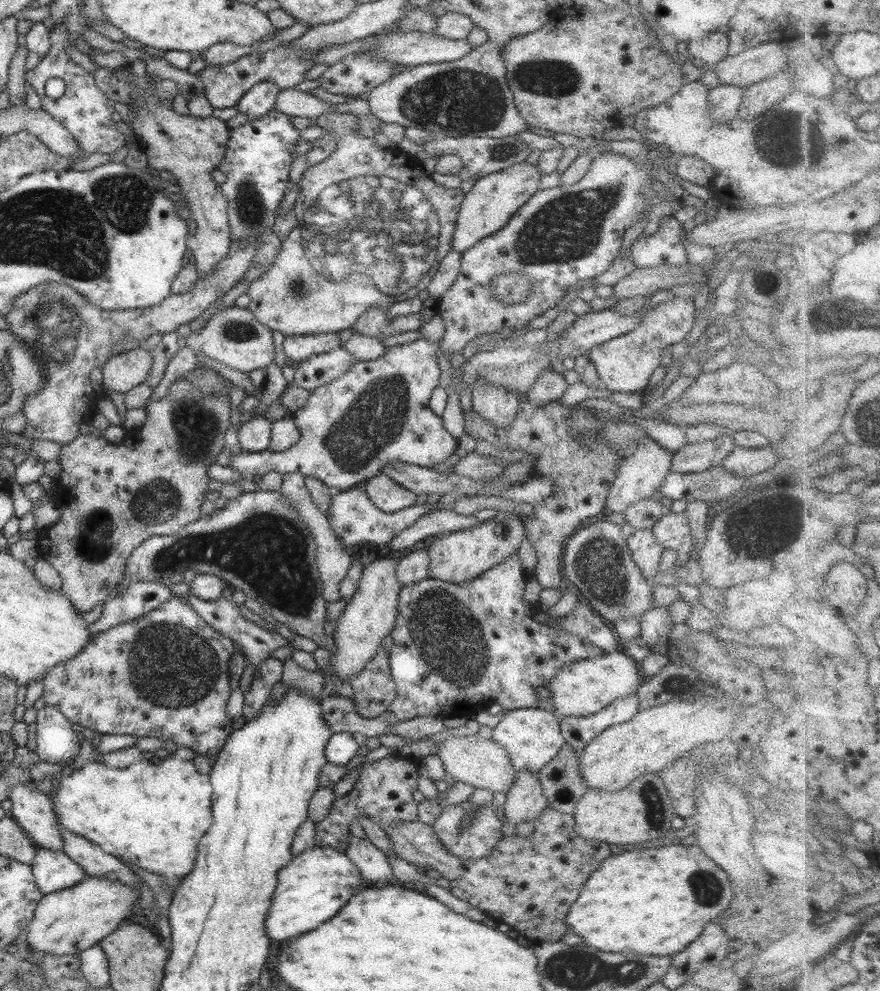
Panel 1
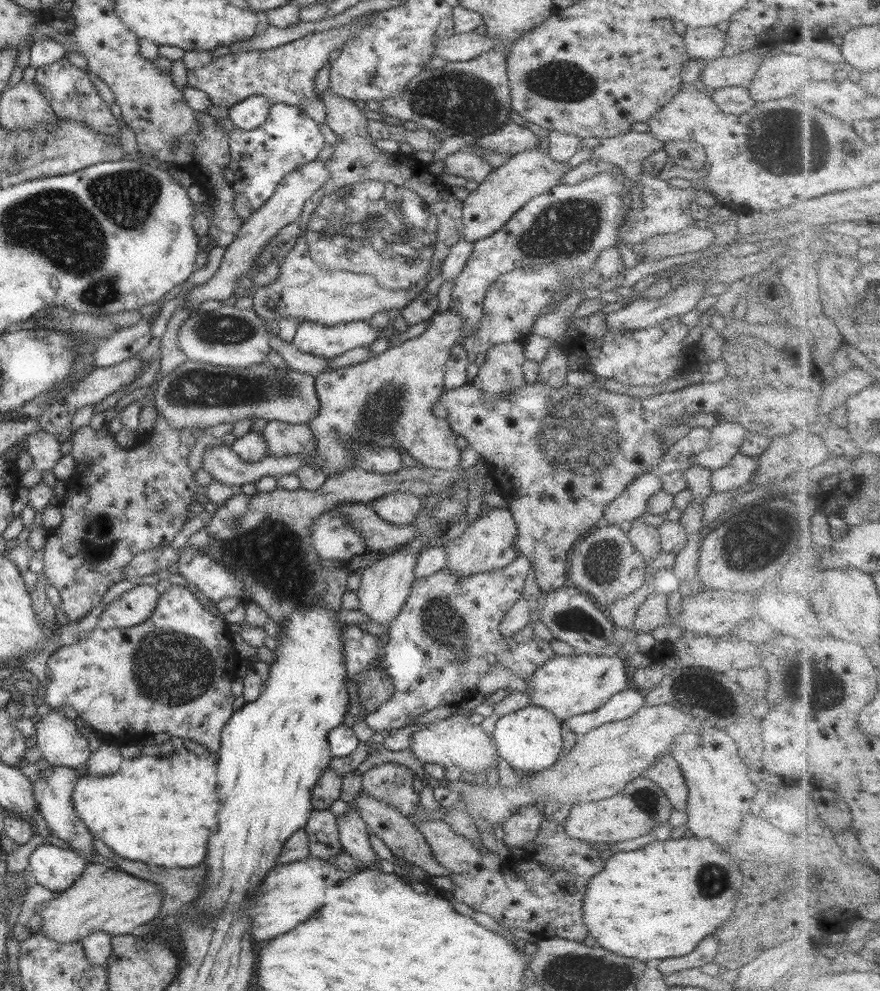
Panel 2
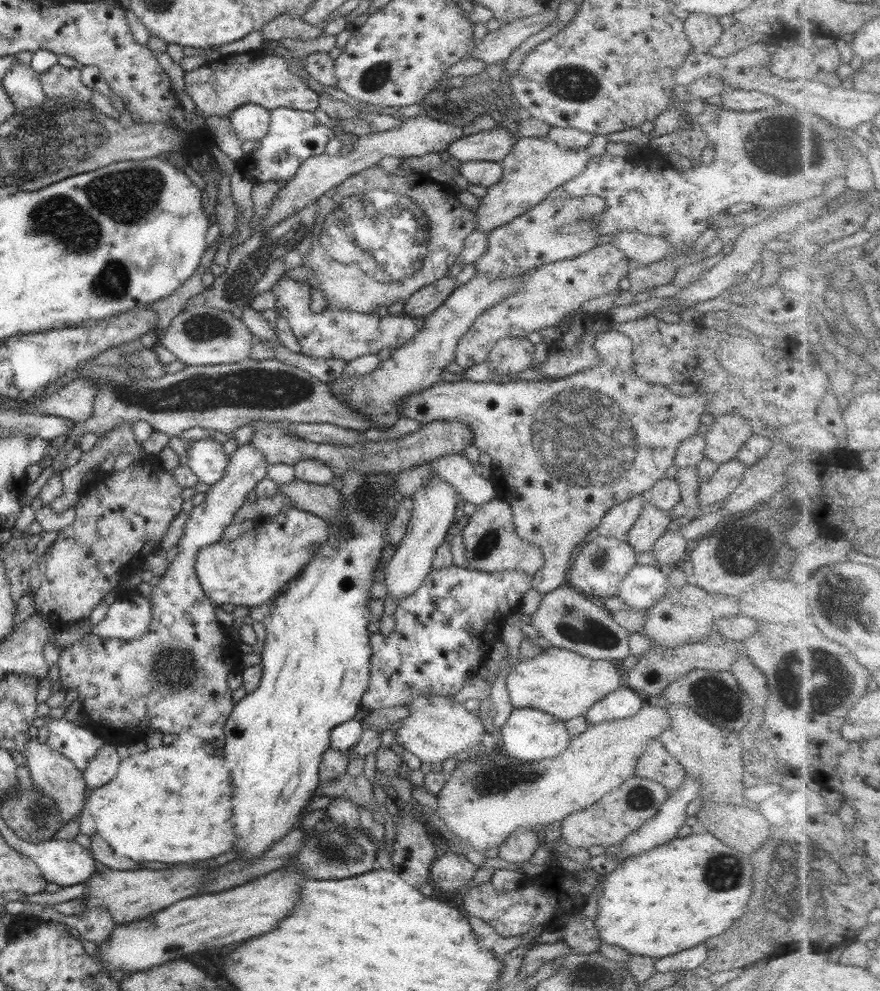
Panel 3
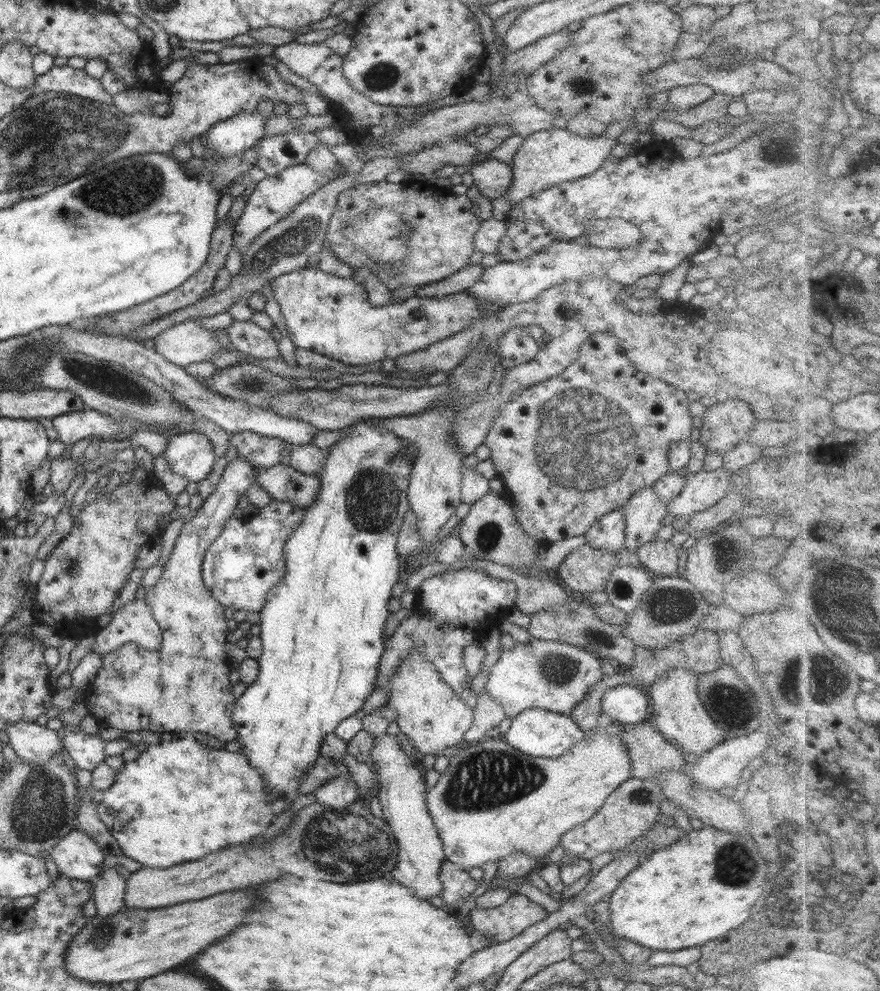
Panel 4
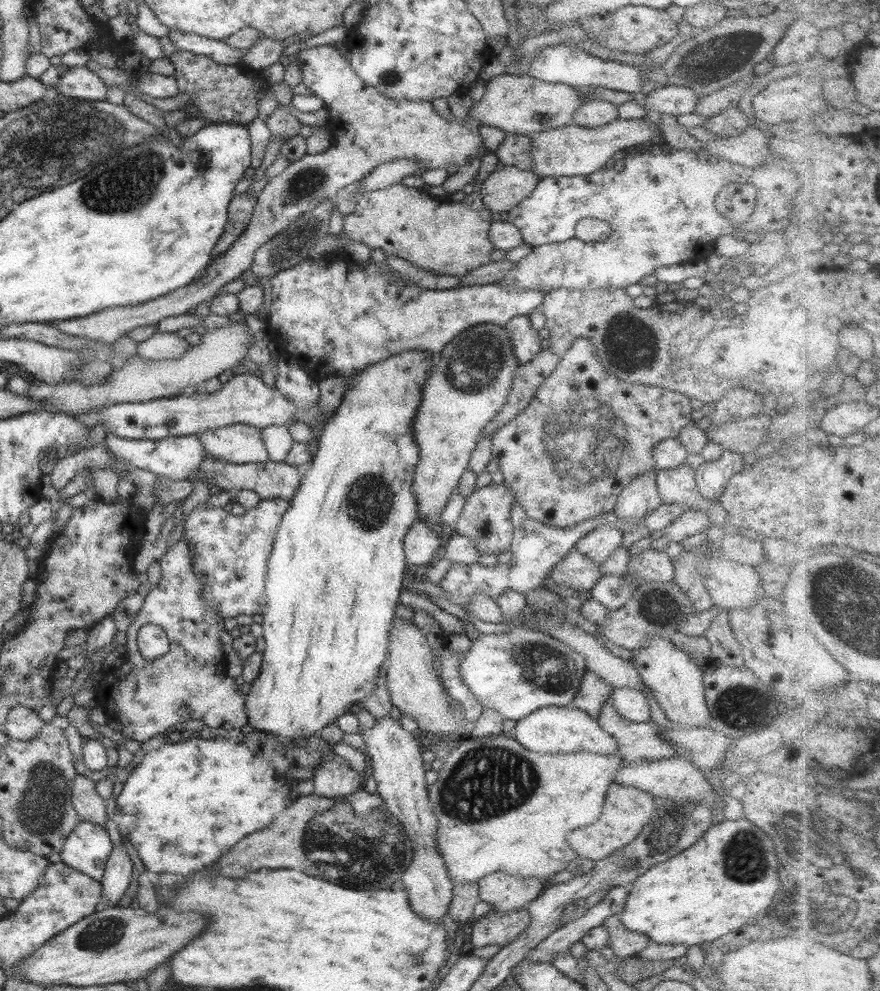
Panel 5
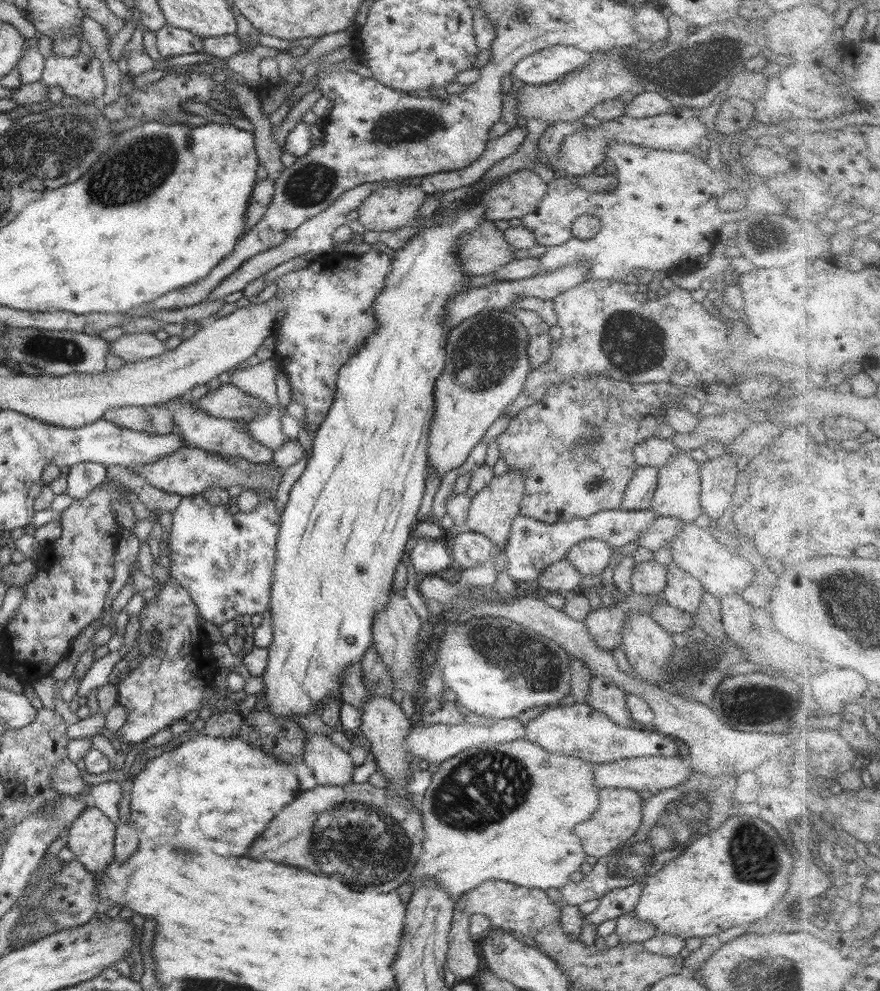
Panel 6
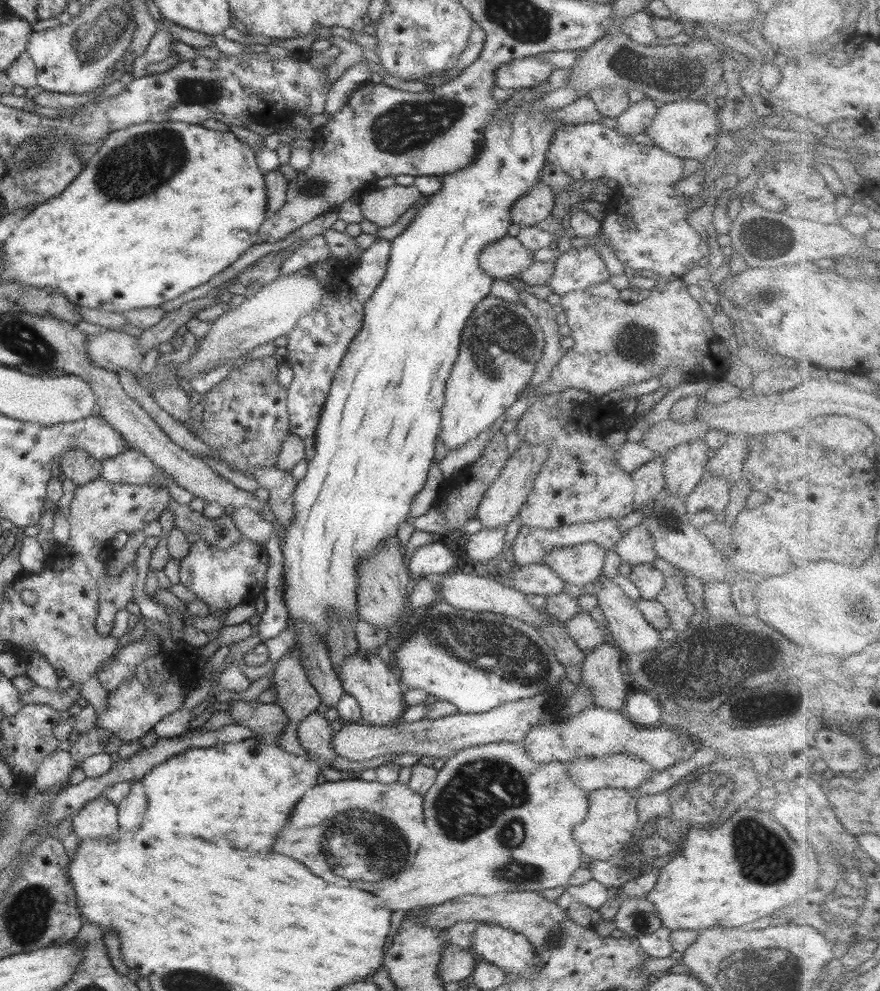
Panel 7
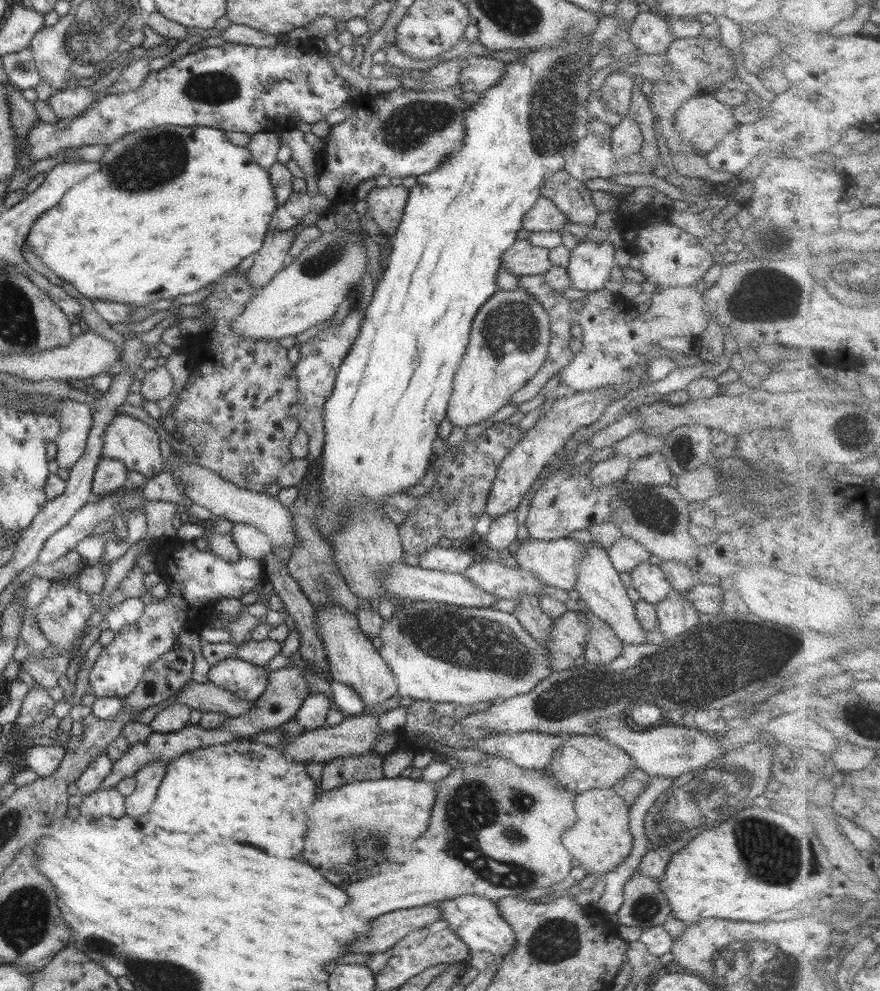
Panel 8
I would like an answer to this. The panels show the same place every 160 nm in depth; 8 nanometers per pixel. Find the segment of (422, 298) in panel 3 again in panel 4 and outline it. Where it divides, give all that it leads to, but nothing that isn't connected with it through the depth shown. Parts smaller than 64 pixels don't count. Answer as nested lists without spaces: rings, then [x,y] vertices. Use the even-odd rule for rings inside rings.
[[[481,264],[468,265],[444,280],[417,287],[415,295],[417,297],[441,297],[457,292],[466,292],[476,284],[477,280],[480,280],[485,269]]]

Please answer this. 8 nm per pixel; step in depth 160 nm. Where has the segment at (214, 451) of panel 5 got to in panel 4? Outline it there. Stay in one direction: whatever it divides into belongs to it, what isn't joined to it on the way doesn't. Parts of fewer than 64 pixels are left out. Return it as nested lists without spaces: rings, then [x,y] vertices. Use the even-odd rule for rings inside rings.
[[[244,431],[229,436],[230,447],[236,448],[238,457],[254,467],[266,468],[280,464],[284,442],[273,437]]]

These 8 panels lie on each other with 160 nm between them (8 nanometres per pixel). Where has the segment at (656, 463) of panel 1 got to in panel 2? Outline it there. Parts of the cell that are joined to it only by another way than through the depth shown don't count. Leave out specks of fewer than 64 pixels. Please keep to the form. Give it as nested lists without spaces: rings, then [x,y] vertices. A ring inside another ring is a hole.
[[[656,468],[647,470],[624,490],[624,492],[611,502],[604,511],[609,525],[622,524],[640,519],[642,514],[647,513],[647,504],[650,497],[662,489],[662,476]]]

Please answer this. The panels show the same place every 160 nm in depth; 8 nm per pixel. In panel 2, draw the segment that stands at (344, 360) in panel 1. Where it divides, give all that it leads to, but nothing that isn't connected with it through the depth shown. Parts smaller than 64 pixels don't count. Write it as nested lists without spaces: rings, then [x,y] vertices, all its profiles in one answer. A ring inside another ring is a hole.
[[[270,331],[268,333],[271,350],[278,352],[290,369],[302,372],[302,374],[312,374],[314,378],[328,371],[327,359],[300,352],[297,346],[280,339],[278,333],[271,333]]]

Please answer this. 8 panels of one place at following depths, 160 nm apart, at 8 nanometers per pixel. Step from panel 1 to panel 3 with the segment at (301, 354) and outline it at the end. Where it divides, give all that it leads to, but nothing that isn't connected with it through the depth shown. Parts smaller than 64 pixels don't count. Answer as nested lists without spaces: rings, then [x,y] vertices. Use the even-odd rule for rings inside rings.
[[[280,278],[270,291],[276,297],[274,310],[288,321],[301,346],[301,353],[312,358],[341,358],[350,362],[364,354],[376,355],[384,348],[400,348],[408,344],[425,323],[425,317],[415,317],[406,312],[381,318],[364,311],[325,307],[321,312],[314,313],[310,311],[310,290],[302,281]]]

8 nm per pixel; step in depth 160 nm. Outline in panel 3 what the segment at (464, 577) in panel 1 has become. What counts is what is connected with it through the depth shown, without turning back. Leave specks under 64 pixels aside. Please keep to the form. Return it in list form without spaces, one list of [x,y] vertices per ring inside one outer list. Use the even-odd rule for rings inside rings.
[[[496,498],[476,507],[476,513],[466,518],[461,535],[465,544],[468,569],[489,570],[492,573],[524,572],[533,576],[545,563],[538,545],[522,540],[515,532],[513,513],[506,501]]]

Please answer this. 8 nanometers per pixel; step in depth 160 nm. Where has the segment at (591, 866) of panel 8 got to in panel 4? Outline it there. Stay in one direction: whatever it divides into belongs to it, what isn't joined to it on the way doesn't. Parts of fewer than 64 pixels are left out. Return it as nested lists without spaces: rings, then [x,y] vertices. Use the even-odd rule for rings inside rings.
[[[632,777],[625,780],[606,799],[604,806],[586,822],[575,826],[561,836],[559,844],[565,855],[573,860],[591,861],[605,852],[617,853],[641,837],[660,817],[660,802],[666,800],[660,785],[652,778],[639,779]]]

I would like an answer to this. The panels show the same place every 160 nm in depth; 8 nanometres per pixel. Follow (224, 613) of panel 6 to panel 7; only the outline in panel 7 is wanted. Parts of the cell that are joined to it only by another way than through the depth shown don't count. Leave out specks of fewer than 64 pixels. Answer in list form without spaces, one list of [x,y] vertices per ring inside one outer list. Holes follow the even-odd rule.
[[[186,531],[184,535],[189,542],[189,554],[180,560],[180,582],[194,592],[198,600],[208,605],[213,616],[219,617],[217,612],[220,610],[229,612],[239,604],[254,602],[258,594],[263,592],[269,563],[264,544],[241,537],[228,550],[218,550],[215,546],[209,546],[198,533]]]

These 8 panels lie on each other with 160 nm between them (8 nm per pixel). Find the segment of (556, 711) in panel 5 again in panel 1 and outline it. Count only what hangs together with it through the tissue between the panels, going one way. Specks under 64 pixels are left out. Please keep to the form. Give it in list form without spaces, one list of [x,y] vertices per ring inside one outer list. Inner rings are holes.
[[[538,707],[512,709],[505,712],[502,720],[491,733],[491,739],[504,748],[516,771],[538,773],[566,744],[561,733],[560,716],[556,712]]]

